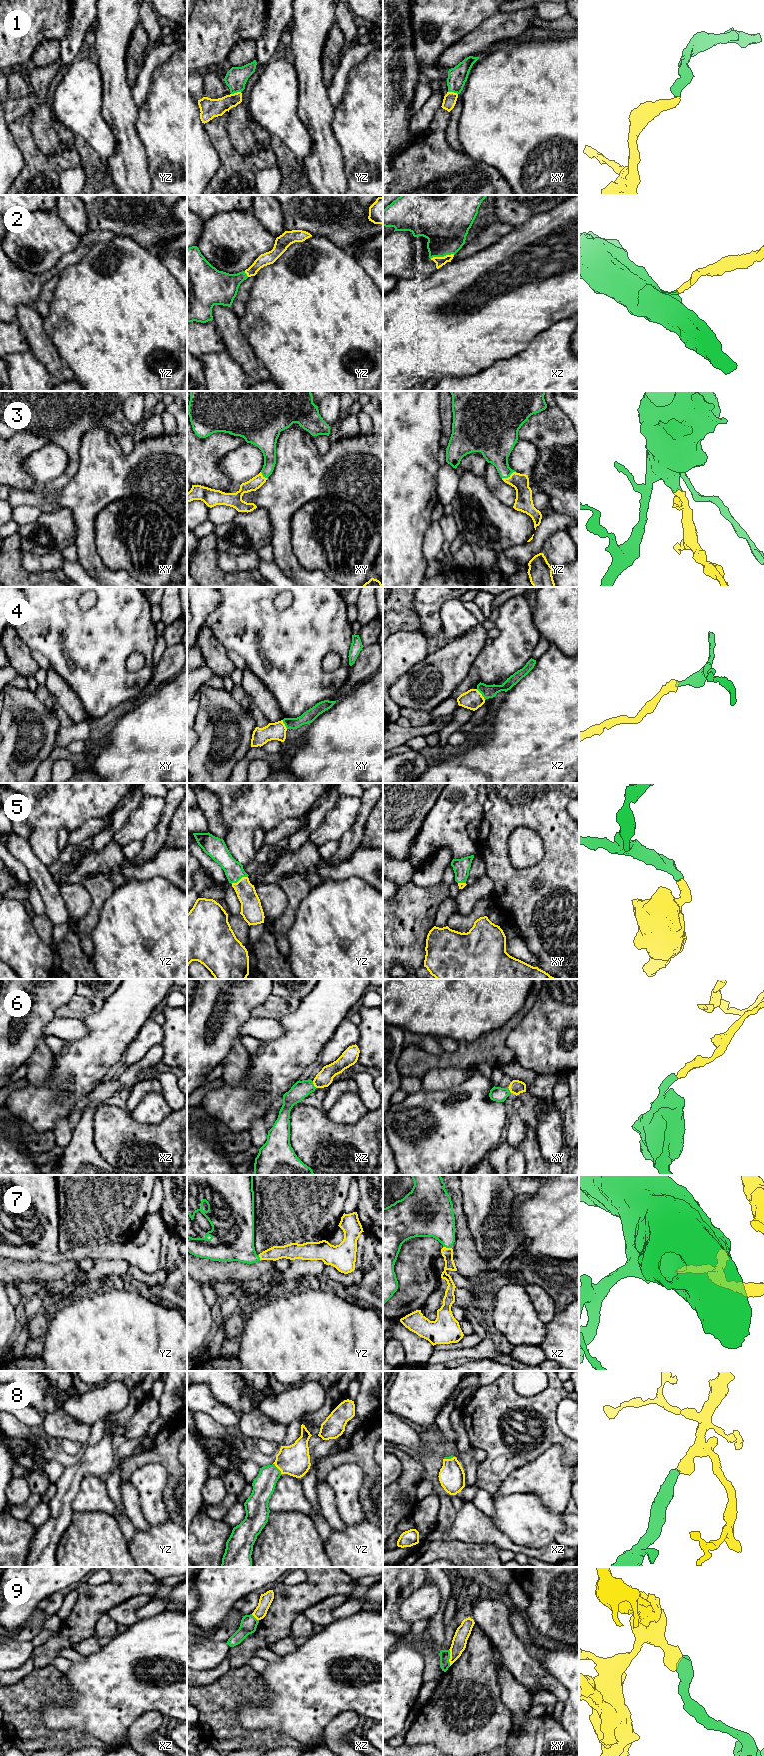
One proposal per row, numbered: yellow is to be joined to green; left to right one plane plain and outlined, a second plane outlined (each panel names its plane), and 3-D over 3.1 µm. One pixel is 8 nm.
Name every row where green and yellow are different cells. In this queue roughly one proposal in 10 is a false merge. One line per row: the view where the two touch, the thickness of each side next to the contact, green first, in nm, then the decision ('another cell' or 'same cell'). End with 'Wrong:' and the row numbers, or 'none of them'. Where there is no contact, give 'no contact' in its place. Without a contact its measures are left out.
1: contact in yz; calibres 170 and 160 nm; same cell
2: contact in xz; calibres 360 and 80 nm; same cell
3: contact in yz; calibres 240 and 140 nm; same cell
4: contact in xz; calibres 110 and 160 nm; another cell
5: contact in yz; calibres 150 and 160 nm; same cell
6: contact in xz; calibres 140 and 140 nm; same cell
7: contact in xz; calibres 300 and 90 nm; same cell
8: contact in yz; calibres 180 and 260 nm; same cell
9: contact in xy; calibres 80 and 120 nm; another cell
Wrong: 4, 9

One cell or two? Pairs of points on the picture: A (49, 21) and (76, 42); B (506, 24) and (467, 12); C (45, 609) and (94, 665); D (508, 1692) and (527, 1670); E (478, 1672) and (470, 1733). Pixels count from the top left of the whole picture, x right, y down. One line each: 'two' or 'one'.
A: two
B: two
C: one
D: two
E: one

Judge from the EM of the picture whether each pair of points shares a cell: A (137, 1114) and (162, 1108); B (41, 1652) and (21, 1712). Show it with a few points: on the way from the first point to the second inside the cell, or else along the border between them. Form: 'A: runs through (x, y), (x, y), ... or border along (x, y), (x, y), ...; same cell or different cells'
A: runs through (143, 1113), (156, 1109); same cell
B: border along (51, 1664), (35, 1668); different cells

